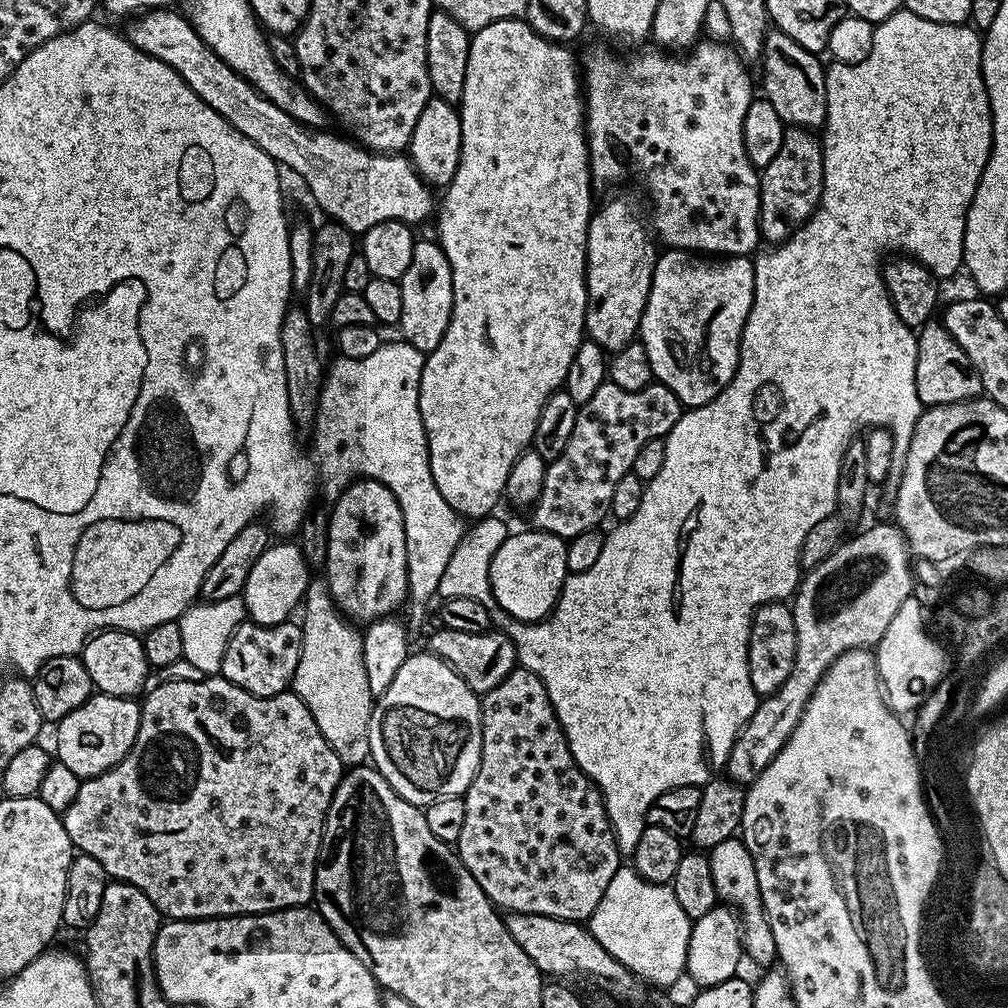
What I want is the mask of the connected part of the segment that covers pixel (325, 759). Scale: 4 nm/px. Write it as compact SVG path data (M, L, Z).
M219 674L196 679L200 680L168 680L165 684L158 685L152 693L149 691L143 697L140 706L140 725L138 726L138 734L134 738L134 746L130 746L130 750L124 755L122 762L118 762L110 770L103 772L101 776L89 776L81 779L76 800L70 802L70 806L62 813L66 834L70 834L73 849L90 858L98 858L98 862L102 862L102 870L106 870L106 874L112 880L121 880L130 886L138 886L138 890L142 890L142 894L146 894L146 898L150 898L150 902L154 902L154 906L160 911L161 917L169 920L214 920L217 916L257 916L263 912L280 912L284 908L303 908L311 905L316 891L316 862L320 859L320 850L324 839L324 821L328 815L332 795L335 794L342 775L342 765L338 754L334 754L334 750L326 742L322 730L318 730L318 722L314 722L310 710L300 701L295 691L280 692L276 696L255 696L238 686L234 686Z

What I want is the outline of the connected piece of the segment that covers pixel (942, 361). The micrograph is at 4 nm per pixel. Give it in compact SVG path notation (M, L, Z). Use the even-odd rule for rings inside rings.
M929 322L919 329L916 345L918 362L916 363L916 385L921 405L953 404L963 400L977 399L984 387L978 378L978 370L966 358L966 350L944 329L943 323Z

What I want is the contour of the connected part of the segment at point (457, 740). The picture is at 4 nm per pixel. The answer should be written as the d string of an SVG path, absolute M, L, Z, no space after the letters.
M413 651L406 658L406 662L402 662L398 674L394 674L394 682L390 682L390 687L388 687L382 695L375 697L372 706L372 717L368 723L368 754L371 763L382 774L382 778L386 778L386 782L390 782L392 789L400 795L403 800L417 806L423 806L434 802L438 798L446 798L447 796L463 796L464 793L468 791L470 782L478 770L478 762L482 758L481 697L477 695L477 693L472 692L470 686L466 686L466 682L462 677L459 676L445 660L432 655L431 651L423 651L424 652Z

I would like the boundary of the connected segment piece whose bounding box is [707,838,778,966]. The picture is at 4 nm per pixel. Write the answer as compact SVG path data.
M733 838L726 842L718 842L711 850L707 853L708 861L710 862L710 870L714 873L714 886L716 887L716 895L725 905L731 906L736 915L740 917L740 929L742 930L742 942L744 943L744 955L750 961L753 960L756 964L768 964L764 966L772 966L777 963L778 957L776 955L776 947L774 946L774 934L770 930L770 922L766 918L766 910L762 906L762 894L758 890L758 870L754 870L754 858L750 858L750 850L746 850L743 839Z

